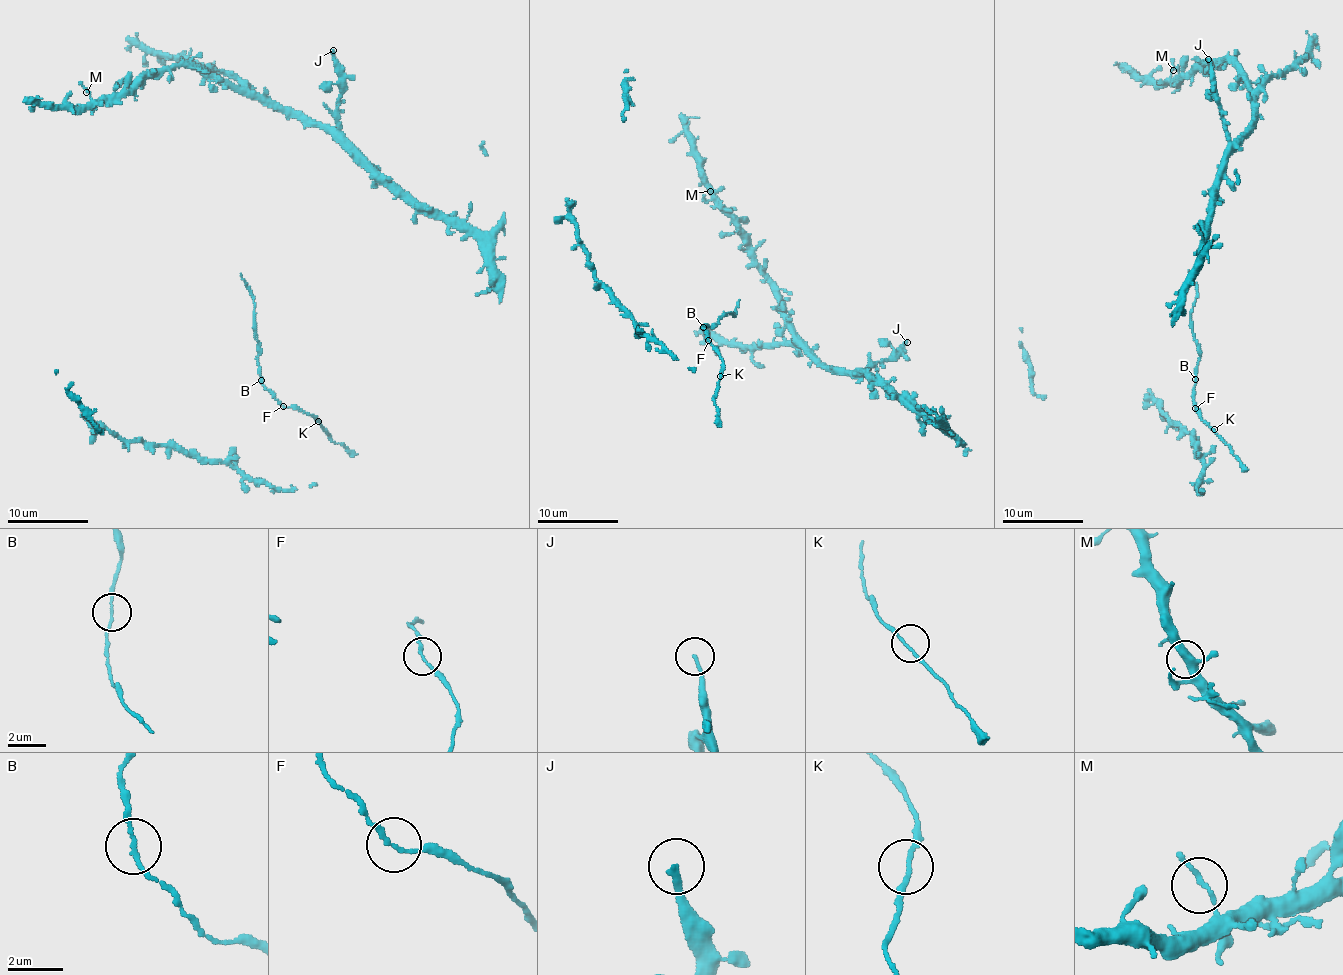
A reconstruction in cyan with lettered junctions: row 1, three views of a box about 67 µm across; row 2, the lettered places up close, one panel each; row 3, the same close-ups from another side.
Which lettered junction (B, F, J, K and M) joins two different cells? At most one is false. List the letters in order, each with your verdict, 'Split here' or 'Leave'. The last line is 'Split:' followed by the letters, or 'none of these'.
B: Leave
F: Leave
J: Leave
K: Leave
M: Leave
Split: none of these

